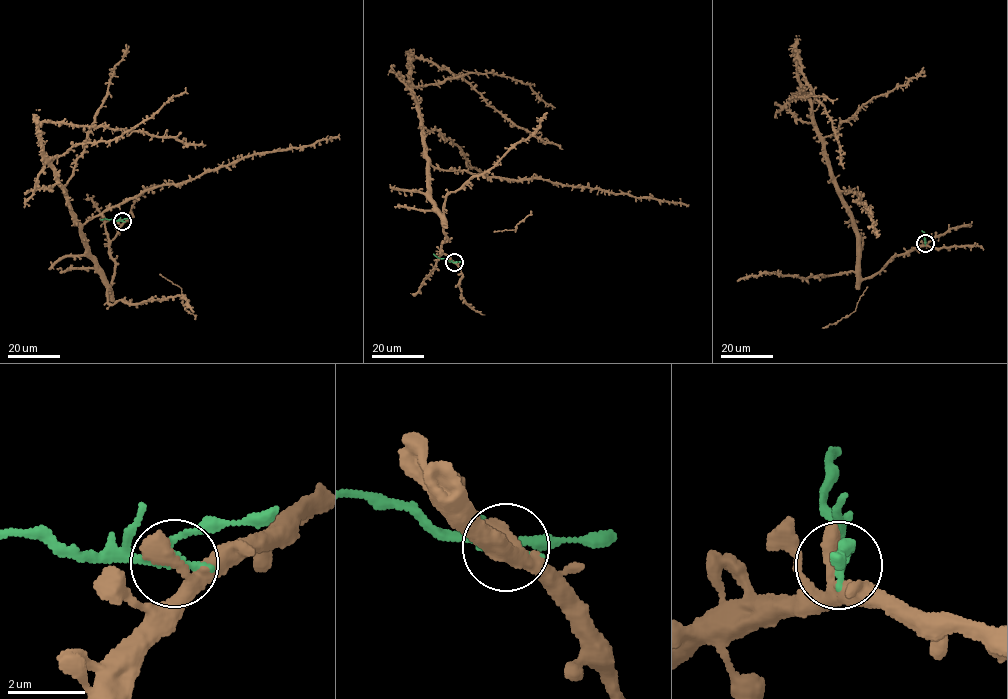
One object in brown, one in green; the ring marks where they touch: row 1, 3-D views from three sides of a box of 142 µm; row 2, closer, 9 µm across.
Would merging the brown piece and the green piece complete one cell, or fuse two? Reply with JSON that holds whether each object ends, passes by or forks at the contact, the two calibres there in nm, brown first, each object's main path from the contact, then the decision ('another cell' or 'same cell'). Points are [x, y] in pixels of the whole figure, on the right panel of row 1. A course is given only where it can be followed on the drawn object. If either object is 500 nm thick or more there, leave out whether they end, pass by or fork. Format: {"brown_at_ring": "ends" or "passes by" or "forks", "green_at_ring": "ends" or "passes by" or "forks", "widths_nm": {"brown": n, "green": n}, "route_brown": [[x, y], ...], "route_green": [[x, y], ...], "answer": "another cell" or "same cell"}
{"brown_at_ring": "passes by", "green_at_ring": "passes by", "widths_nm": {"brown": 400, "green": 280}, "route_brown": [[925, 243], [860, 275], [859, 239], [796, 49], [844, 168]], "route_green": [[925, 243], [922, 230]], "answer": "another cell"}

